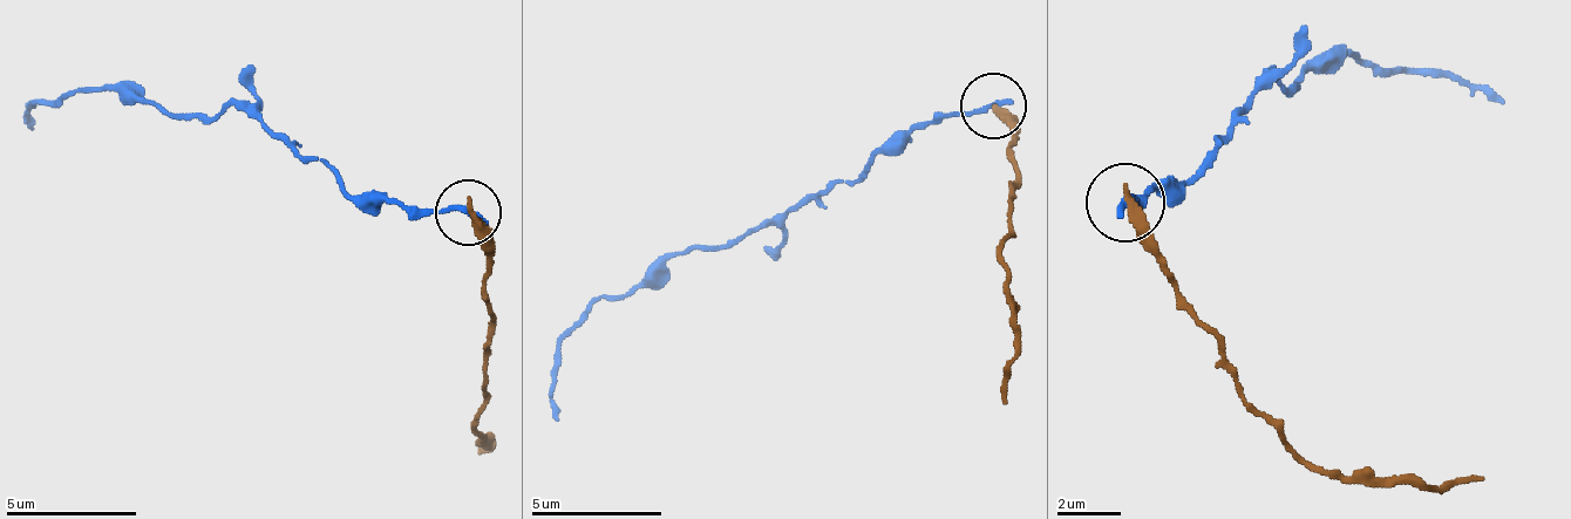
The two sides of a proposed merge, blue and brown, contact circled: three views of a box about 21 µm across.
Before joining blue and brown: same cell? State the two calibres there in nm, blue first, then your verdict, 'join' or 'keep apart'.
280/300 nm | keep apart

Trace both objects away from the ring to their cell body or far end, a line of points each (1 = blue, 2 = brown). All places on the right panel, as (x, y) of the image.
1: (1123, 200), (1170, 192), (1218, 154), (1218, 137), (1273, 75), (1289, 90), (1352, 59), (1477, 82), (1502, 106)
2: (1123, 200), (1210, 334), (1218, 366), (1304, 469), (1422, 484), (1486, 476)

